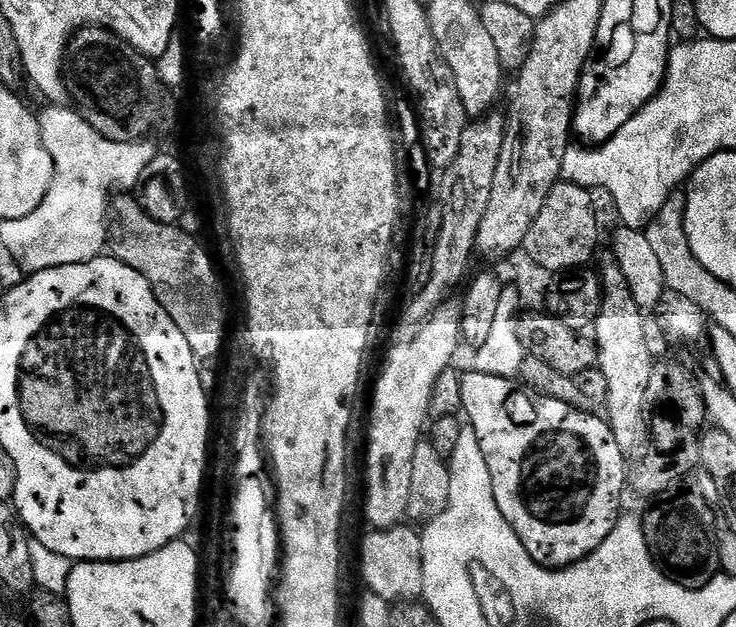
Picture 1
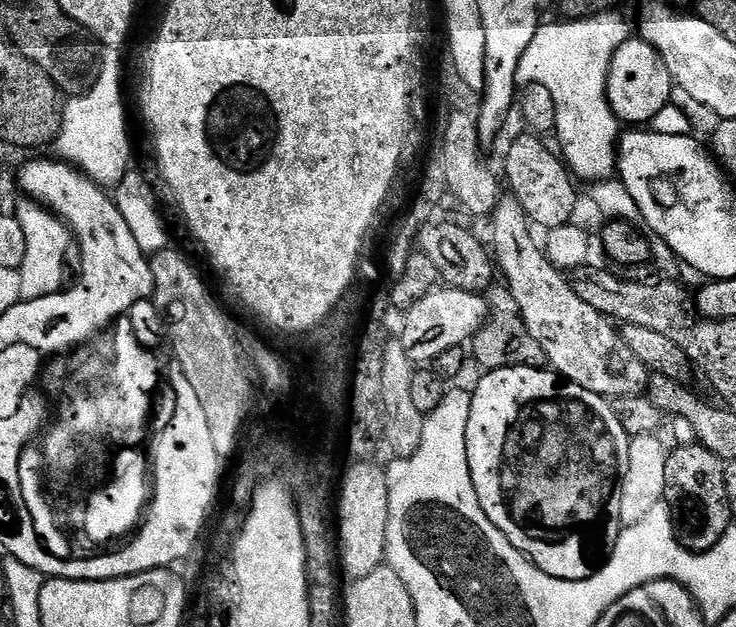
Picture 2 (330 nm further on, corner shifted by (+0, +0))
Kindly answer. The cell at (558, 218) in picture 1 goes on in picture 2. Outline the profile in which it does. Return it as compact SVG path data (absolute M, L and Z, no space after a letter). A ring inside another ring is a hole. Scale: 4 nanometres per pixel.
M523 134L524 136L520 136L516 141L513 142L512 145L508 148L508 153L504 156L504 176L503 179L506 181L508 179L508 184L510 187L511 195L515 196L517 202L522 206L522 210L528 215L529 221L537 229L547 230L549 228L557 228L558 226L562 226L563 224L573 223L574 217L572 216L576 212L576 188L572 183L574 183L574 178L572 174L569 172L569 169L565 166L564 162L561 160L561 157L557 154L550 154L549 151L542 146L542 142L540 141L540 137L535 134Z

